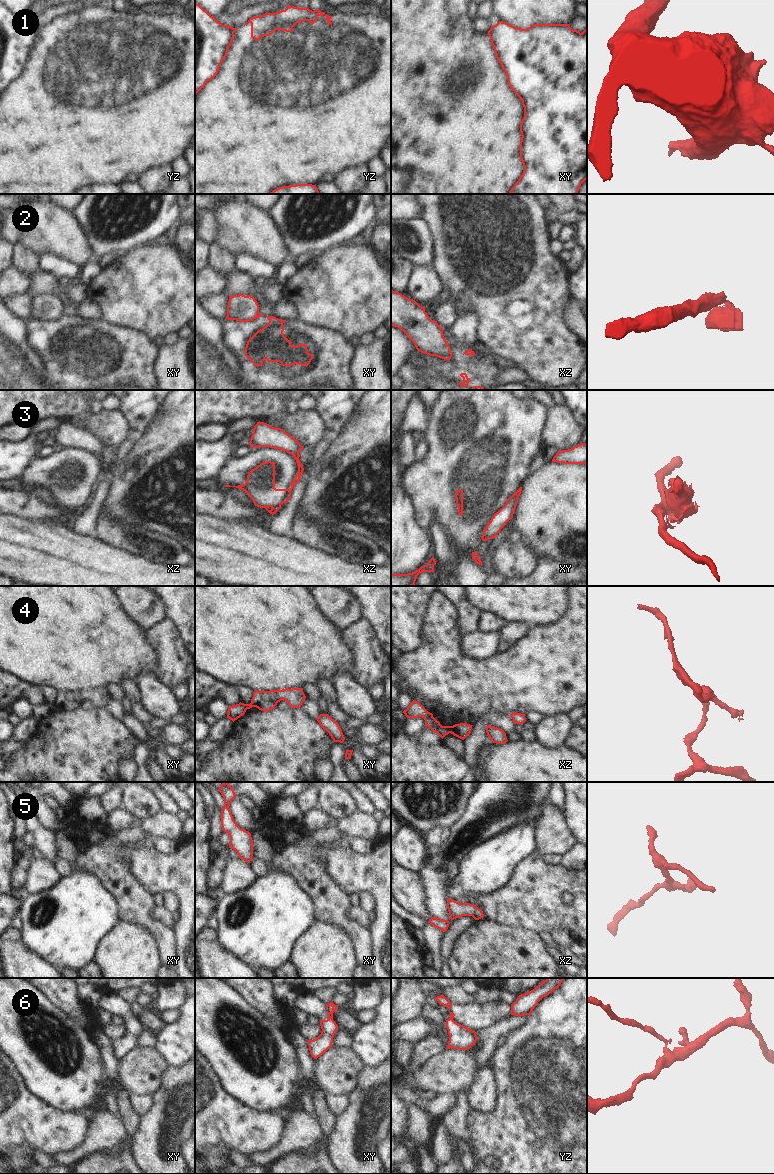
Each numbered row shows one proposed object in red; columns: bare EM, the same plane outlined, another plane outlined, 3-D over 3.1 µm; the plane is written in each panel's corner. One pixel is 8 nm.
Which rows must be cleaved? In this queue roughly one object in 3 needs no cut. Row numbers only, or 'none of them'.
1, 2, 3, 4, 6

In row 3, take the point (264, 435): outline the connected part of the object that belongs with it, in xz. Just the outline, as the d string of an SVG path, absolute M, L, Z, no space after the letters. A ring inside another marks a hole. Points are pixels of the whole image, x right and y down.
M257 422L254 426L249 445L253 448L270 447L282 451L290 451L298 455L303 446L281 428L275 428L264 422Z

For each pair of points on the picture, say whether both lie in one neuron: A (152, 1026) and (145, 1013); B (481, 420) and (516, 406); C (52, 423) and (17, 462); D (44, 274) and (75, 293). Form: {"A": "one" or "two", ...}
{"A": "one", "B": "one", "C": "one", "D": "one"}

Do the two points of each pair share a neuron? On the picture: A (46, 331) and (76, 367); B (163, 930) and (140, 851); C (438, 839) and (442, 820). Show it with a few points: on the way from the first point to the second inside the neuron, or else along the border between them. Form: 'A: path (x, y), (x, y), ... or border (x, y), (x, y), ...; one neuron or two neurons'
A: path (55, 340), (73, 358); one neuron
B: border (135, 878), (152, 894); two neurons
C: border (448, 828), (433, 827), (420, 833); two neurons

